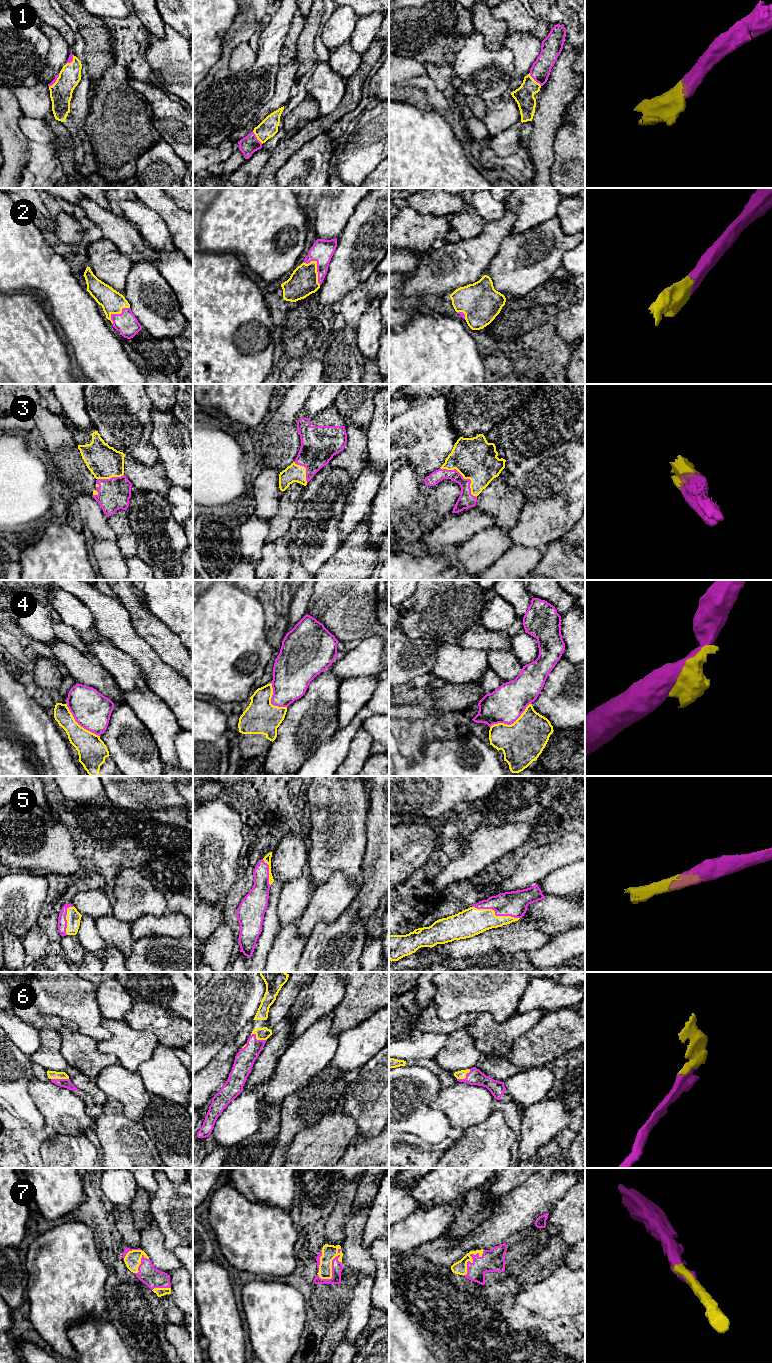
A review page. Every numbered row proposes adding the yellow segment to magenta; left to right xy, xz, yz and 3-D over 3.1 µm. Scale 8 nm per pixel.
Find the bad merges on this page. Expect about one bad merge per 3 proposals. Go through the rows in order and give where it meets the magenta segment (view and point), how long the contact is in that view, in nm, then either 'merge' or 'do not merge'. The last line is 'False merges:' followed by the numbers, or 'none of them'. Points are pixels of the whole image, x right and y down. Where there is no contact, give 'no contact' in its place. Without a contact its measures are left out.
1: meets magenta in yz at (535, 80); contact 140 nm long; merge
2: meets magenta in xz at (317, 267); contact 240 nm long; merge
3: meets magenta in yz at (463, 478); contact 380 nm long; merge
4: meets magenta in yz at (511, 723); contact 380 nm long; do not merge
5: meets magenta in yz at (495, 914); contact 400 nm long; merge
6: meets magenta in xz at (258, 1040); contact 140 nm long; merge
7: meets magenta in xz at (332, 1268); contact 300 nm long; merge
False merges: 4

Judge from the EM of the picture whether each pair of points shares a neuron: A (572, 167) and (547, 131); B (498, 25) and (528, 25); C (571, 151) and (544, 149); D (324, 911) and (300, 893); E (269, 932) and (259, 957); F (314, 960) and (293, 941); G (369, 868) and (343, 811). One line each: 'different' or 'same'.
A: different
B: different
C: different
D: different
E: same
F: different
G: different

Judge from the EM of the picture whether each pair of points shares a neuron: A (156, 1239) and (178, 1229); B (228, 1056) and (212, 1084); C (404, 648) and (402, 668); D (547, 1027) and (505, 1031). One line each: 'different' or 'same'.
A: different
B: same
C: same
D: different

